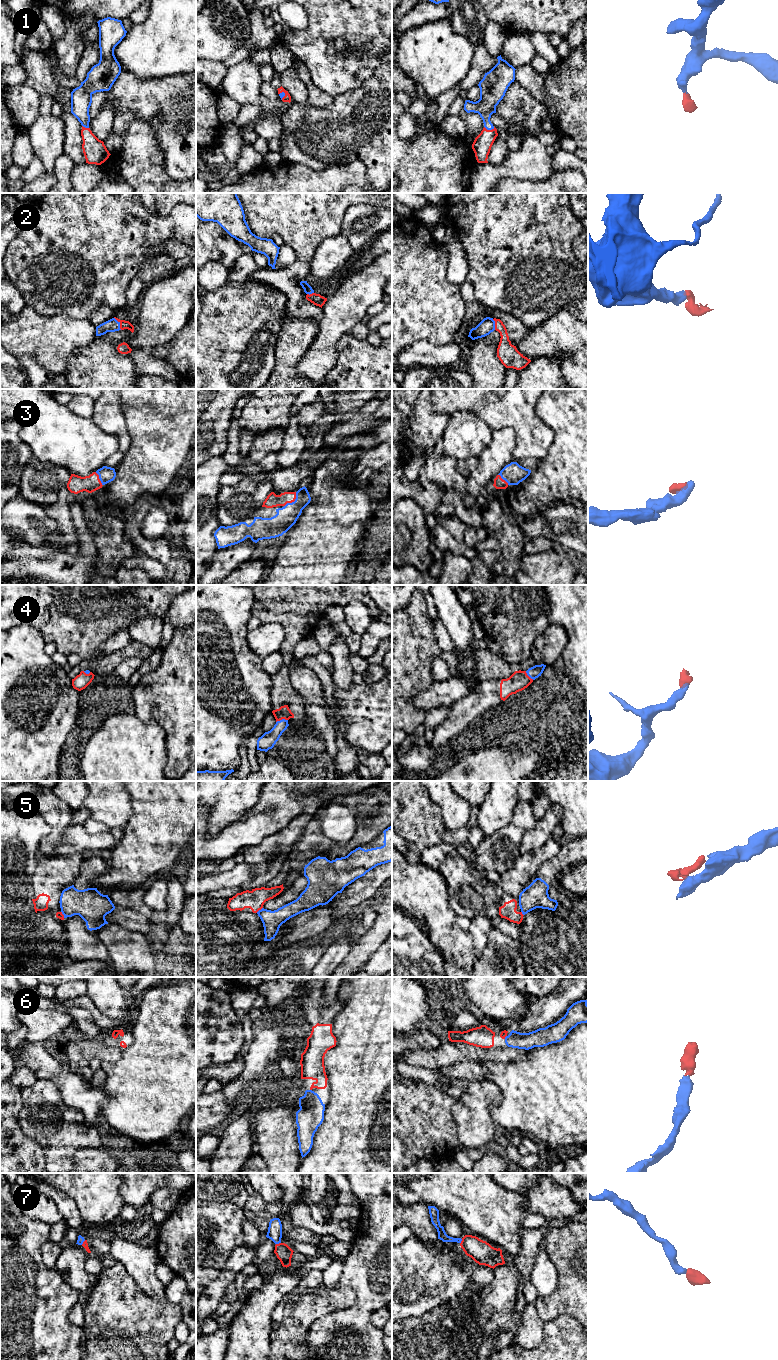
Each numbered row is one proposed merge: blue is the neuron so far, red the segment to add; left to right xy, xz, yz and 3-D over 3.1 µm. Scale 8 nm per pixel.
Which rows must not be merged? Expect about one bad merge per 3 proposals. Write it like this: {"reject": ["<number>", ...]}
{"reject": ["5"]}

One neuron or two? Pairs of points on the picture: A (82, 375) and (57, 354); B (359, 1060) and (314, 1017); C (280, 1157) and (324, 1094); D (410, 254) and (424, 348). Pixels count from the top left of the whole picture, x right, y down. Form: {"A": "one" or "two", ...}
{"A": "two", "B": "two", "C": "two", "D": "two"}

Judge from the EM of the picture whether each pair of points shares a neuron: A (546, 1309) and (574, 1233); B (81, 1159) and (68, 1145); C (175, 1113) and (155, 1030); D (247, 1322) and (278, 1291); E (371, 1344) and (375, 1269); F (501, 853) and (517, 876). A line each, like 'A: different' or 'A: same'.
A: same
B: different
C: same
D: same
E: same
F: different

